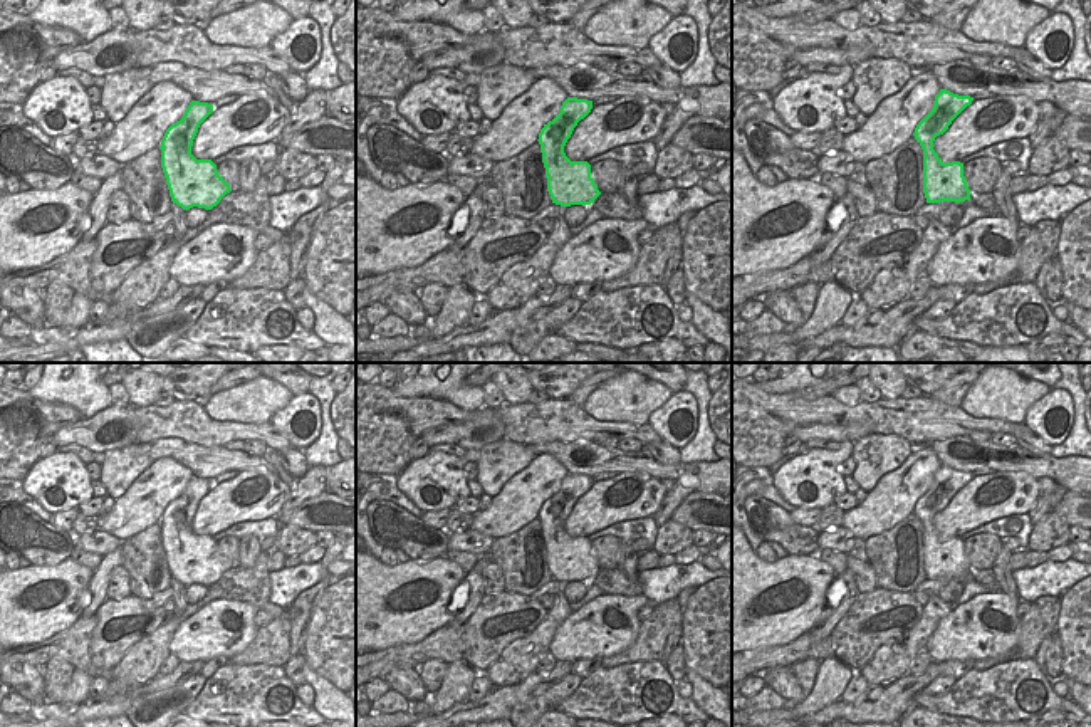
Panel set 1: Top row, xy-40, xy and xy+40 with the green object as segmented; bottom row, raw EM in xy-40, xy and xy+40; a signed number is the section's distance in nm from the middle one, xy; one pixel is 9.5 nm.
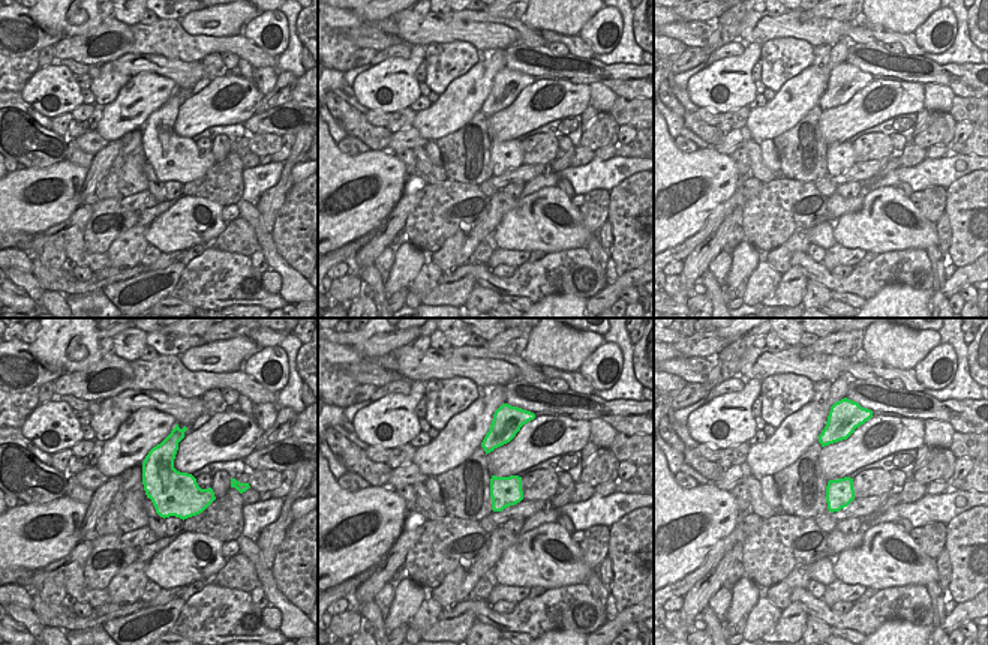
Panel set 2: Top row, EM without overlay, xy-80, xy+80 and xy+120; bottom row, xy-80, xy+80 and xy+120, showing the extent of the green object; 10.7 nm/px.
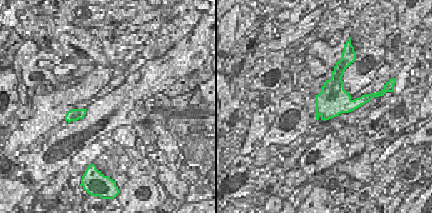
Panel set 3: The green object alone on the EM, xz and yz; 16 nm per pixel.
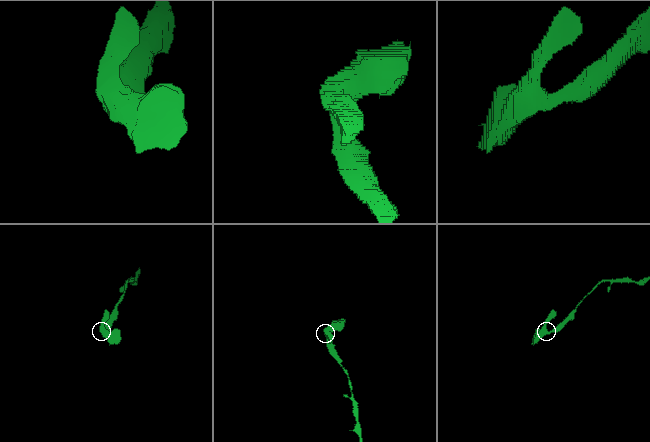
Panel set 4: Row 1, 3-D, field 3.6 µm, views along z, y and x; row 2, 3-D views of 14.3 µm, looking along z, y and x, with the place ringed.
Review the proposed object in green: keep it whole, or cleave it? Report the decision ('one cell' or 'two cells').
one cell

